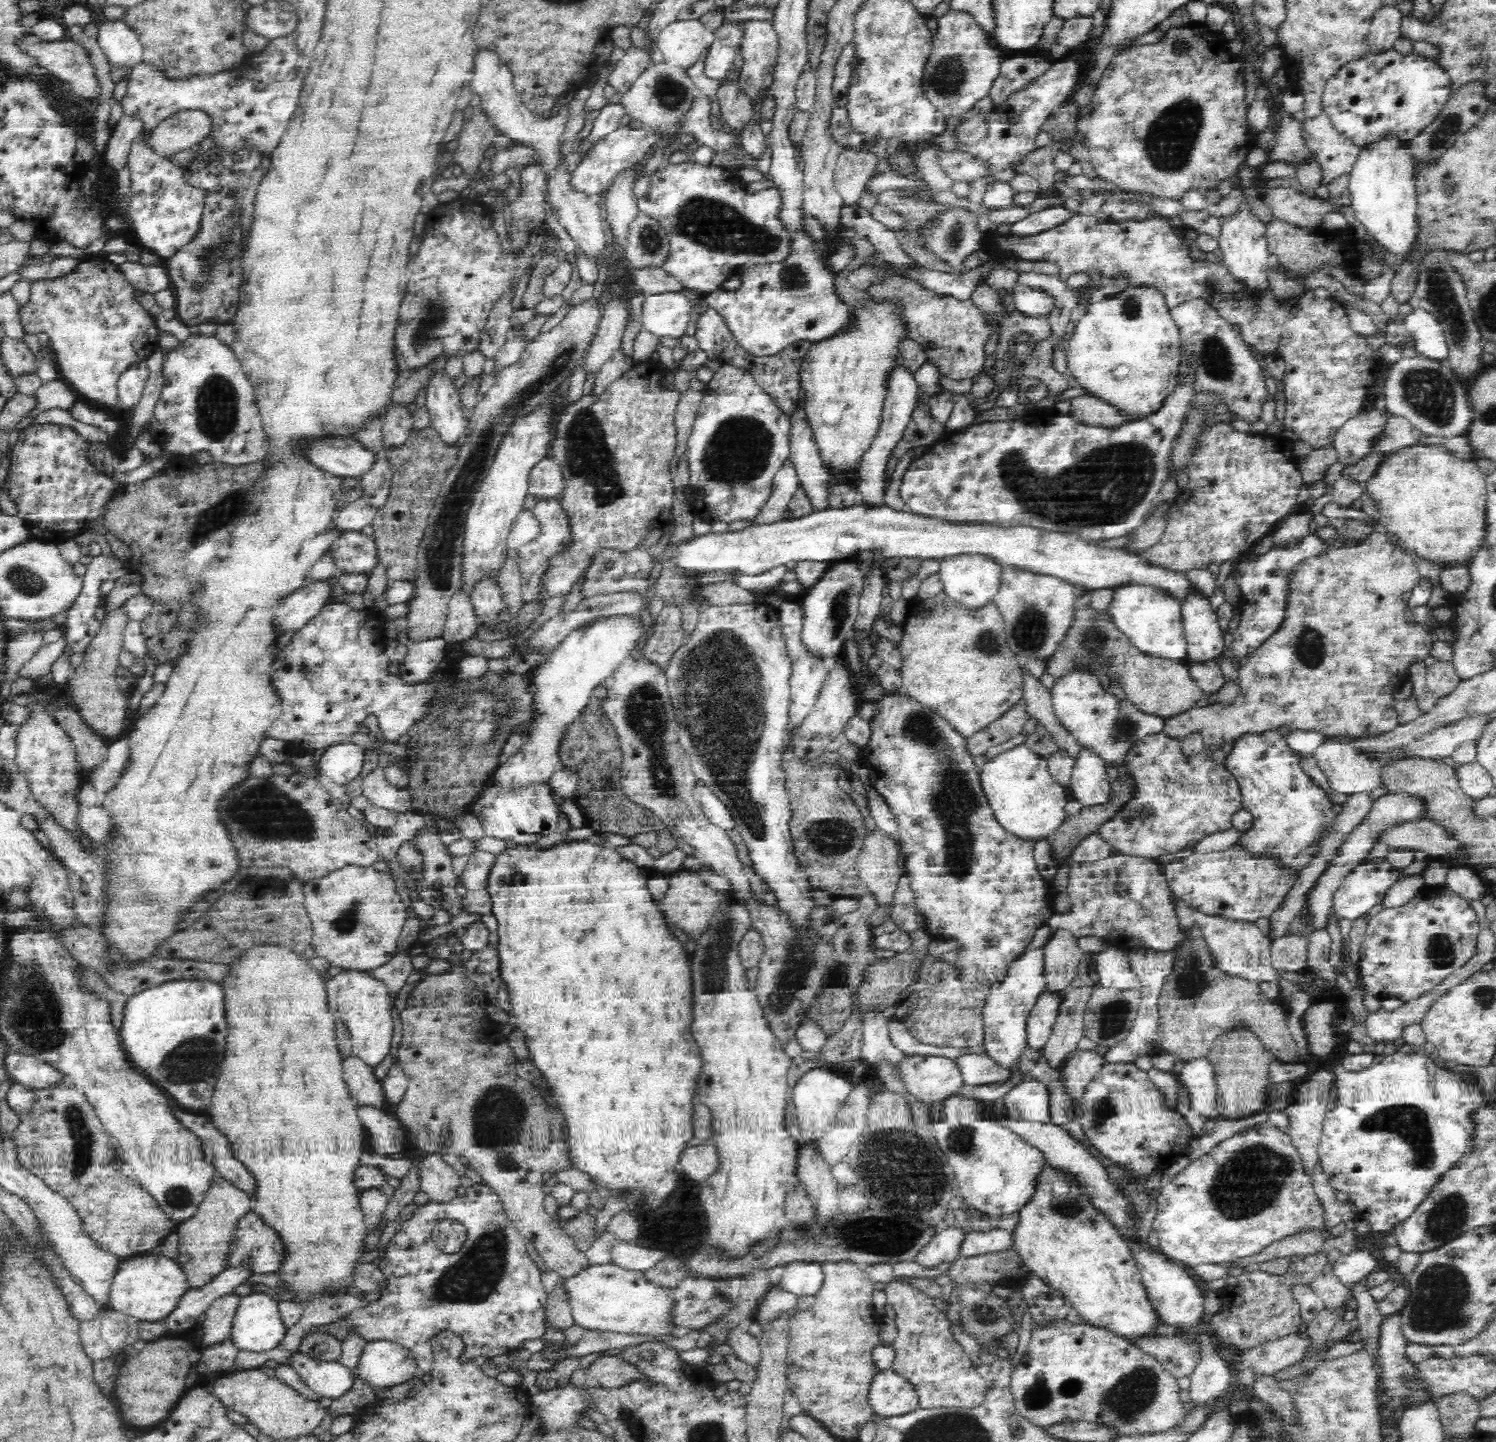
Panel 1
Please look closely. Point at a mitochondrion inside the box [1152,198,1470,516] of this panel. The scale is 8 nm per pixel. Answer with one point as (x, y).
(1428, 391)

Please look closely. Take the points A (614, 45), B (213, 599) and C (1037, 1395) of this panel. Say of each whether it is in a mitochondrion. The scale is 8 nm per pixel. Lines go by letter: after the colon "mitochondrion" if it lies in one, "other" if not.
A: other
B: other
C: mitochondrion

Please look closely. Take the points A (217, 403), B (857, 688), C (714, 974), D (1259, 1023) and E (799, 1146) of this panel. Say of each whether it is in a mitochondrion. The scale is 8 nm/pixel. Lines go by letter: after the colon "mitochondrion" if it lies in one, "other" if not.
A: mitochondrion
B: other
C: mitochondrion
D: other
E: other

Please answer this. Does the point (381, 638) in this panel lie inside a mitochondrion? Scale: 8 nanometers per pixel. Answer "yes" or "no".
no

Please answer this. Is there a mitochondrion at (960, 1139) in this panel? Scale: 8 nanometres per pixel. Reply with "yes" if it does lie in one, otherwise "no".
yes

